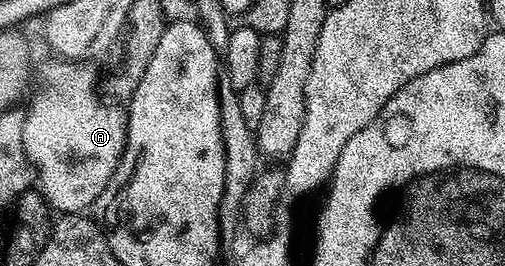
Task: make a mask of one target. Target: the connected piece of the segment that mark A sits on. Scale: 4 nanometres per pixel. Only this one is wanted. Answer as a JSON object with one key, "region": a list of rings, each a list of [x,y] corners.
{"region":[[[60,58],[50,61],[50,64],[42,66],[41,85],[34,90],[29,109],[23,112],[23,146],[33,163],[39,191],[50,209],[57,214],[81,214],[89,210],[85,208],[91,207],[97,199],[100,201],[101,191],[110,187],[117,164],[125,152],[127,116],[116,103],[106,103],[103,99],[99,91],[99,76],[89,69],[92,67],[88,63]]]}

